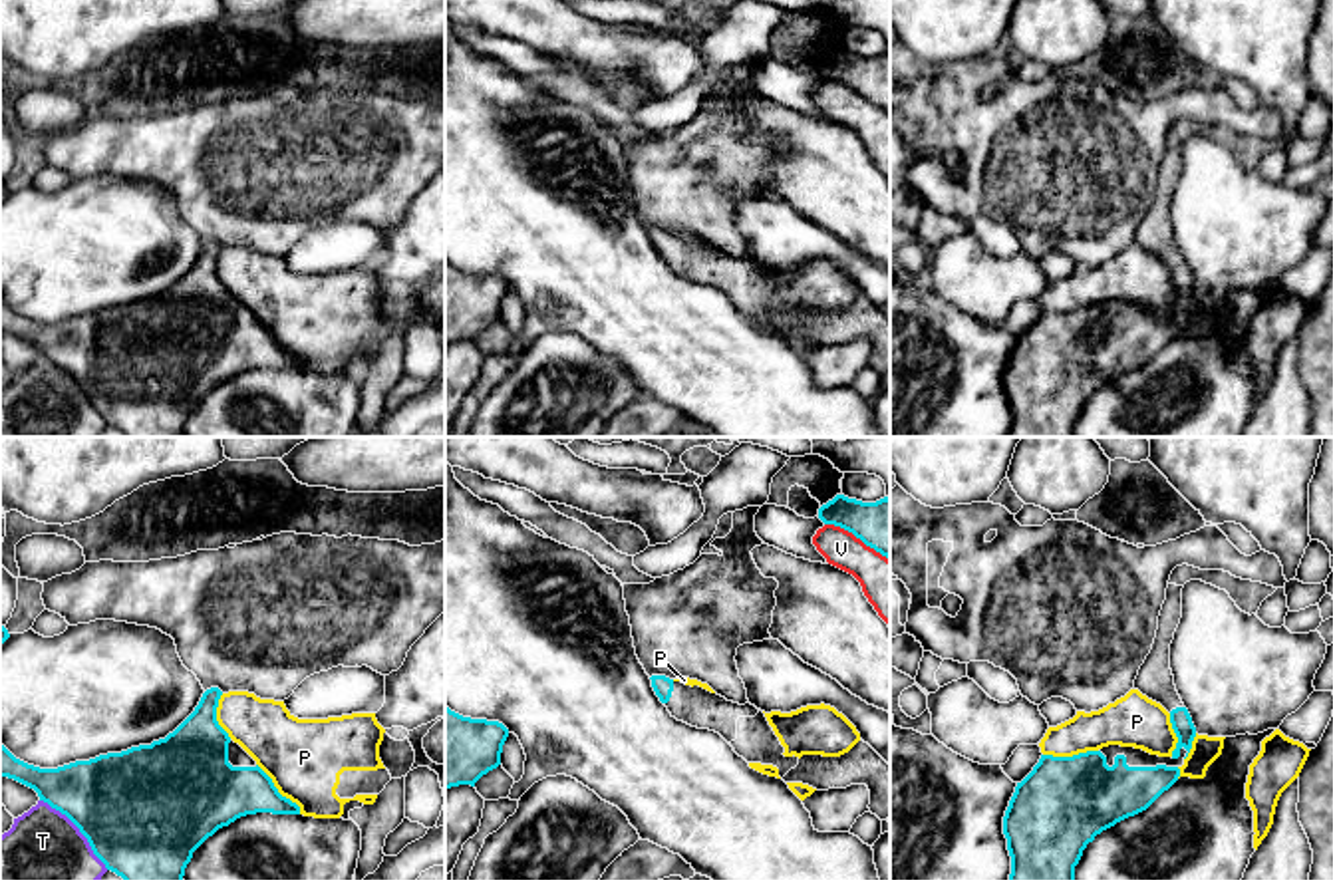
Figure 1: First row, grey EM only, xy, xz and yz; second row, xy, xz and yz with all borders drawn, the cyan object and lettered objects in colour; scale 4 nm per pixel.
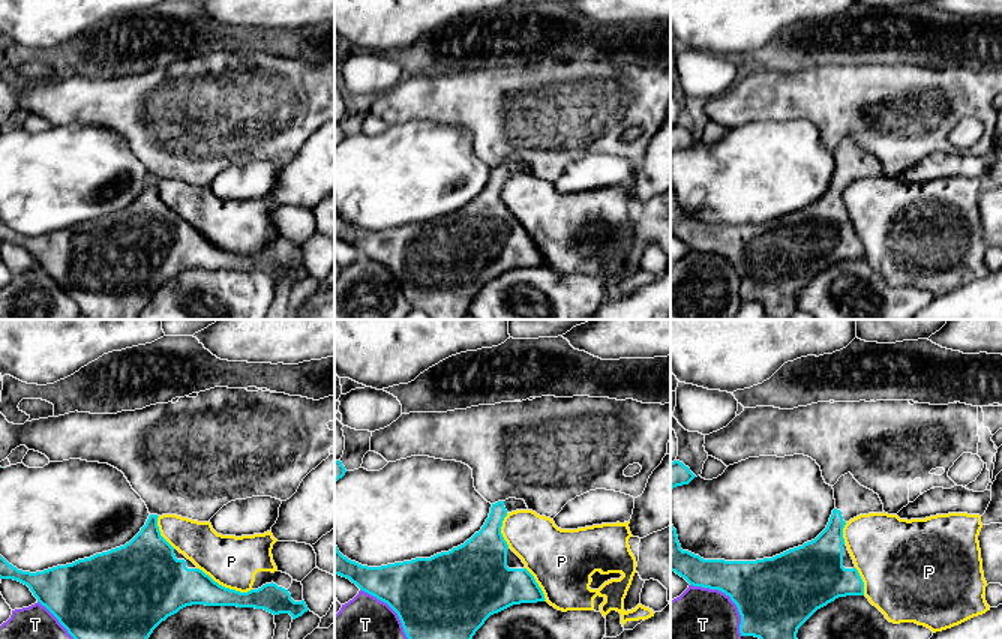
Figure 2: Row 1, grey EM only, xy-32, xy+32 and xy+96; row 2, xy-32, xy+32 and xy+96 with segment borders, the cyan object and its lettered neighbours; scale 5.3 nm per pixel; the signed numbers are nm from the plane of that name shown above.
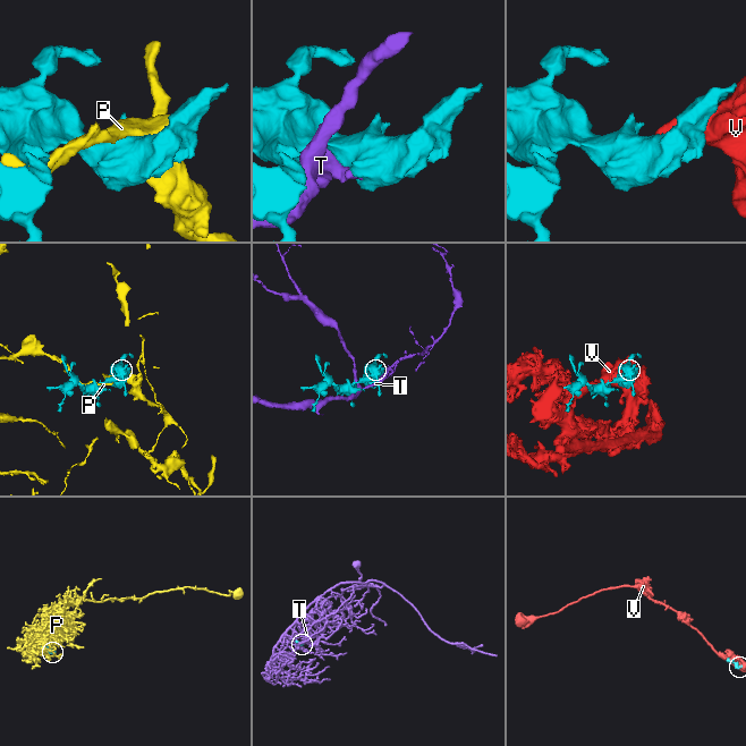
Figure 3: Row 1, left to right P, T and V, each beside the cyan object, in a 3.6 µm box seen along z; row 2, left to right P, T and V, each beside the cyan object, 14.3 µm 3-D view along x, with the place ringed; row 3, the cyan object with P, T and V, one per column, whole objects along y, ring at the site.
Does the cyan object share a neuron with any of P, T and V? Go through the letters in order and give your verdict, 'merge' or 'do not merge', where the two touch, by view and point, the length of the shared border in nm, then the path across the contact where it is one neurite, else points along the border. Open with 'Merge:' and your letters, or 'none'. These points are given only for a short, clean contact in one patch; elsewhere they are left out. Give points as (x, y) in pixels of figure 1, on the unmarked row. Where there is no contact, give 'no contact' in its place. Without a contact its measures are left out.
Merge: none
P: do not merge | xy (277, 346) | 280 nm
T: do not merge | xy (80, 386) | 400 nm
V: do not merge | xz (857, 92) | 300 nm

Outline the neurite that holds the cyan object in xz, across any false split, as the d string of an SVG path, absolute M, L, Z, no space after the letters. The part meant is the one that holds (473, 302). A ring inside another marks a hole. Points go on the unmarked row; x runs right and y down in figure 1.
M445 260L445 344L475 342L497 324L507 292L503 278L463 272Z

